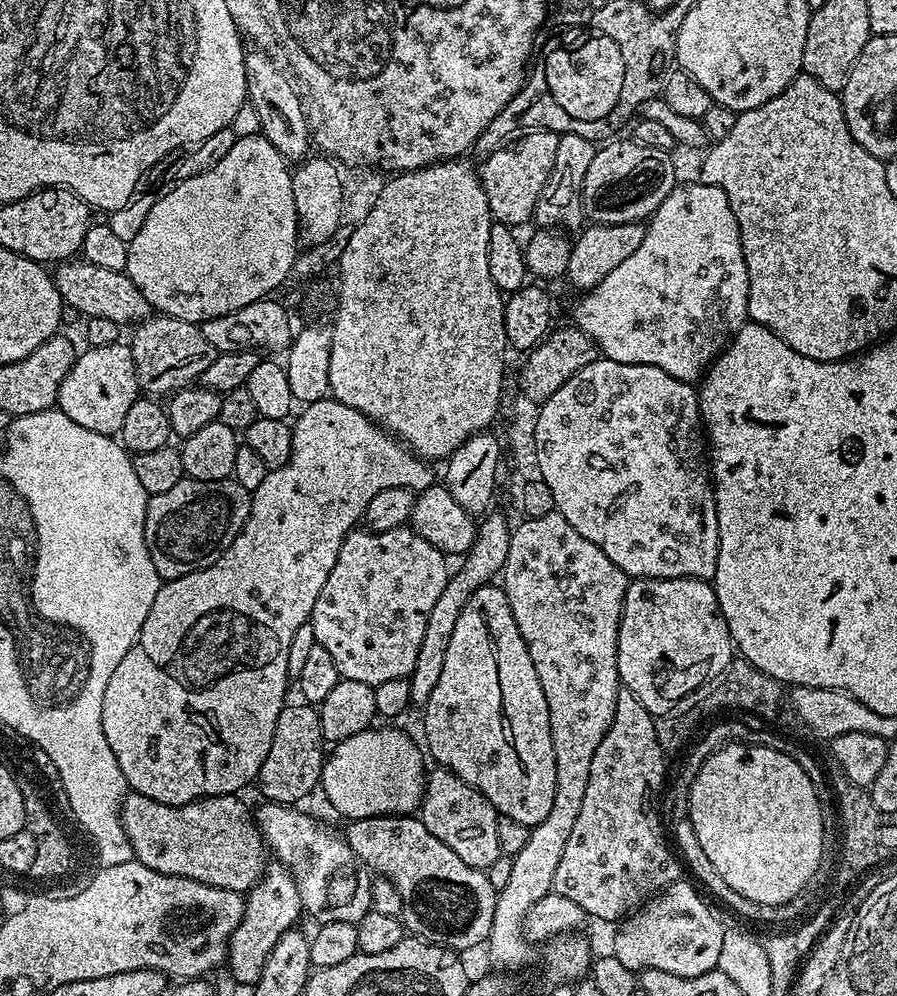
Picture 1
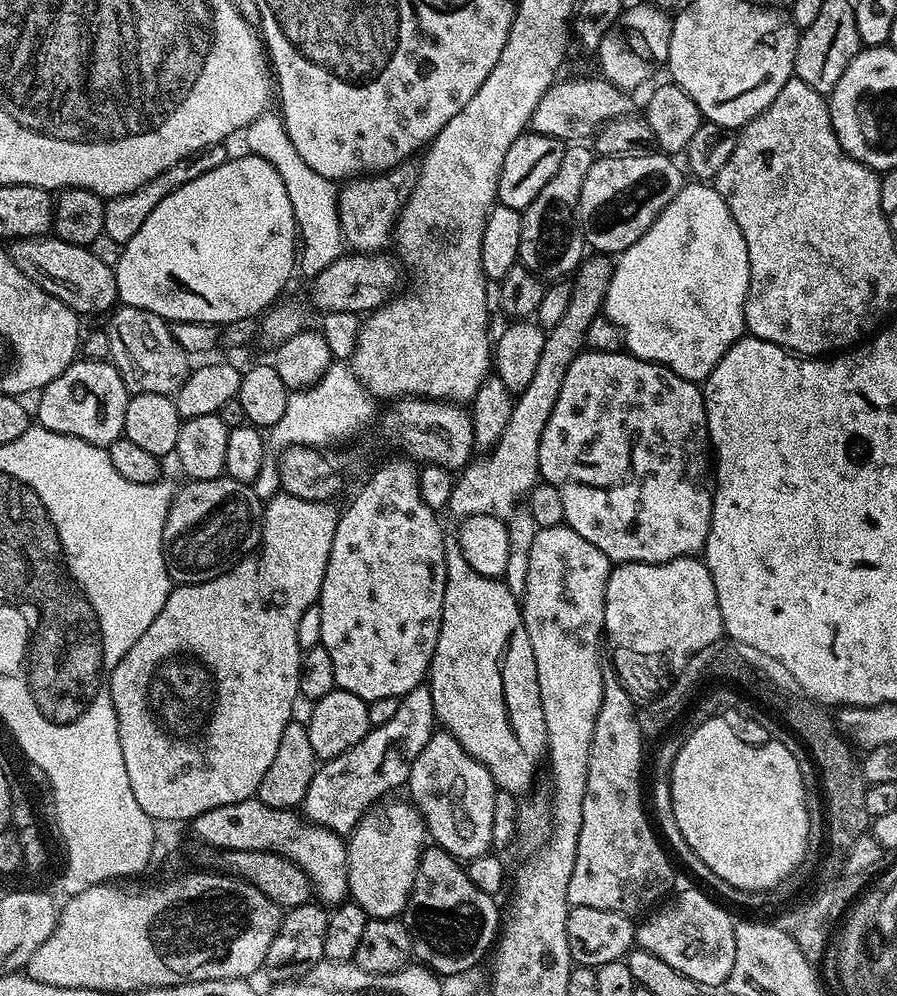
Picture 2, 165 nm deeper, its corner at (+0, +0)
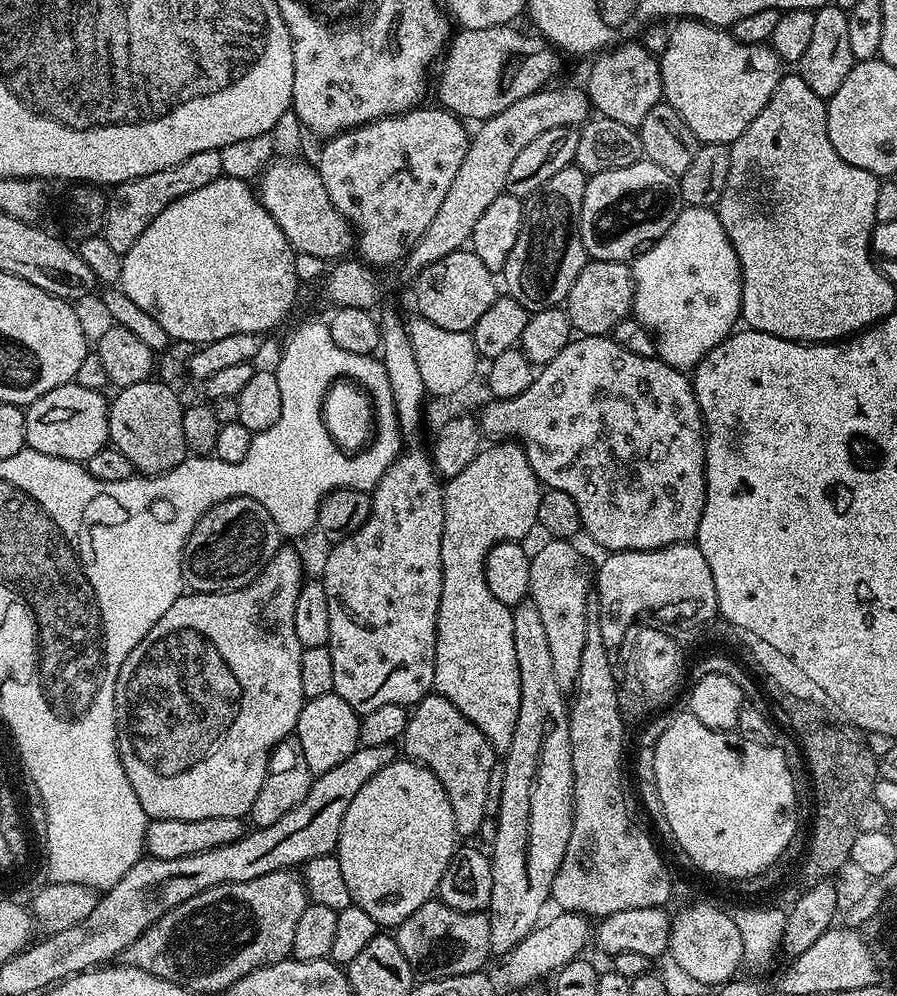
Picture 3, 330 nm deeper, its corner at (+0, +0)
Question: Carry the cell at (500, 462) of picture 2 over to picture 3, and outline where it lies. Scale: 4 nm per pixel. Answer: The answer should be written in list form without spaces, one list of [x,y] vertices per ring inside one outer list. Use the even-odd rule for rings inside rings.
[[[496,442],[491,445],[493,448],[485,447],[481,450],[472,462],[457,477],[449,479],[443,485],[444,489],[444,525],[442,526],[442,598],[438,606],[438,622],[436,623],[436,669],[434,670],[434,692],[435,695],[446,698],[486,734],[486,738],[491,742],[497,753],[504,754],[514,739],[514,728],[521,726],[520,720],[514,720],[514,716],[520,716],[520,703],[516,700],[516,691],[520,688],[520,679],[518,678],[518,657],[514,654],[514,622],[512,621],[512,608],[509,605],[498,602],[494,594],[490,594],[488,579],[484,573],[484,563],[490,554],[490,550],[501,540],[523,541],[524,535],[531,528],[537,527],[538,502],[542,485],[540,479],[534,474],[530,462],[526,458],[523,447],[516,442]]]

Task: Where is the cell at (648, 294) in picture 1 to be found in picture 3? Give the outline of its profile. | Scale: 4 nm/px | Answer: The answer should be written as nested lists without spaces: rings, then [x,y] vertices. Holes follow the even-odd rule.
[[[681,207],[674,226],[647,245],[630,267],[631,315],[656,337],[656,356],[672,368],[683,373],[696,369],[737,327],[742,306],[740,259],[712,208]]]

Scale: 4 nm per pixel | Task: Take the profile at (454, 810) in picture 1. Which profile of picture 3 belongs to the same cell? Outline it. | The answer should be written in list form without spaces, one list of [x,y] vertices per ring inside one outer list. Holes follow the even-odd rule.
[[[429,694],[411,709],[408,725],[402,737],[403,744],[403,755],[407,759],[428,768],[436,775],[438,782],[442,782],[446,796],[450,798],[450,808],[454,810],[454,826],[457,833],[461,837],[475,837],[486,816],[486,794],[490,790],[490,774],[498,762],[498,753],[486,738],[486,734],[482,734],[482,730],[478,730],[478,726],[474,726],[474,722],[470,722],[470,718],[466,718],[466,714],[458,710],[458,706],[454,706],[454,702]]]

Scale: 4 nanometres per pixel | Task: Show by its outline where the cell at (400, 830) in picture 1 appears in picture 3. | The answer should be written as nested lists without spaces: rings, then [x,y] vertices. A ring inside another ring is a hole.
[[[427,900],[406,922],[395,929],[394,935],[406,962],[421,977],[437,980],[443,976],[461,976],[481,971],[493,955],[490,944],[490,922],[483,912],[459,912],[446,906],[443,900]]]

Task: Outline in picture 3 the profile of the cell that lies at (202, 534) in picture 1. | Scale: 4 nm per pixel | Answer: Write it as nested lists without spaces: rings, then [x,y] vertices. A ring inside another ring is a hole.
[[[249,496],[218,502],[206,514],[202,514],[184,547],[180,569],[185,585],[192,592],[232,592],[235,588],[244,588],[260,575],[260,571],[272,561],[281,546],[280,531],[274,518],[270,518],[266,506],[254,502],[254,498]]]

